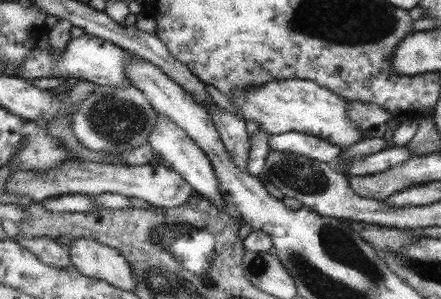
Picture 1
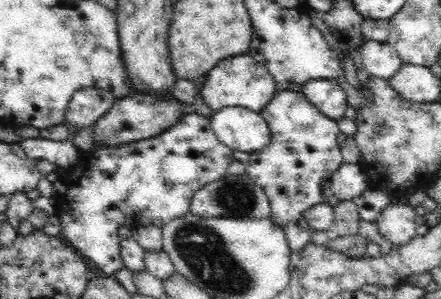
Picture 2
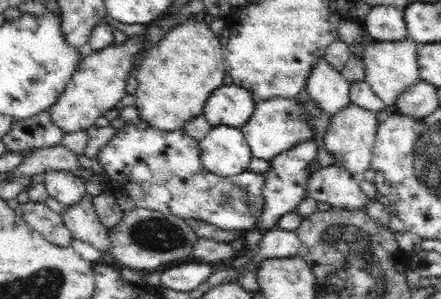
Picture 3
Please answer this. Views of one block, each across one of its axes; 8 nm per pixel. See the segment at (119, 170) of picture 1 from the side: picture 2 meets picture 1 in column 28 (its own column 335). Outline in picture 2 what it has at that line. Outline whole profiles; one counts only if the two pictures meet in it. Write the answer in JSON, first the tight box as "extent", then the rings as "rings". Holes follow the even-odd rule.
{"extent":[332,164,368,202],"rings":[[[342,164],[334,174],[332,174],[332,196],[338,198],[338,202],[354,200],[360,194],[368,192],[368,176],[362,170],[360,164]]]}

